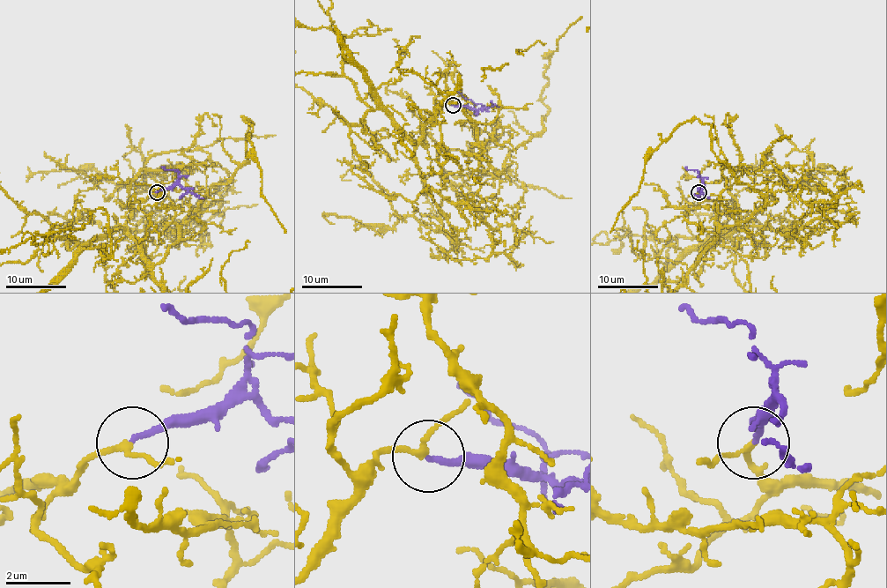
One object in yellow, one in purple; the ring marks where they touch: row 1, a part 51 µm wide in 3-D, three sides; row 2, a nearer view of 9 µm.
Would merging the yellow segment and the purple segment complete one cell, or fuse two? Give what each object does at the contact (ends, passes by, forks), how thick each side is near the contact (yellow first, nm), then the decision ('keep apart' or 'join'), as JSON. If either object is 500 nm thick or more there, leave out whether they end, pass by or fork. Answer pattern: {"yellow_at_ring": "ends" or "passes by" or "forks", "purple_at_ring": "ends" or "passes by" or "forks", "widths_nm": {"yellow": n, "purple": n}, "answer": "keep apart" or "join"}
{"yellow_at_ring": "passes by", "purple_at_ring": "ends", "widths_nm": {"yellow": 160, "purple": 180}, "answer": "join"}

